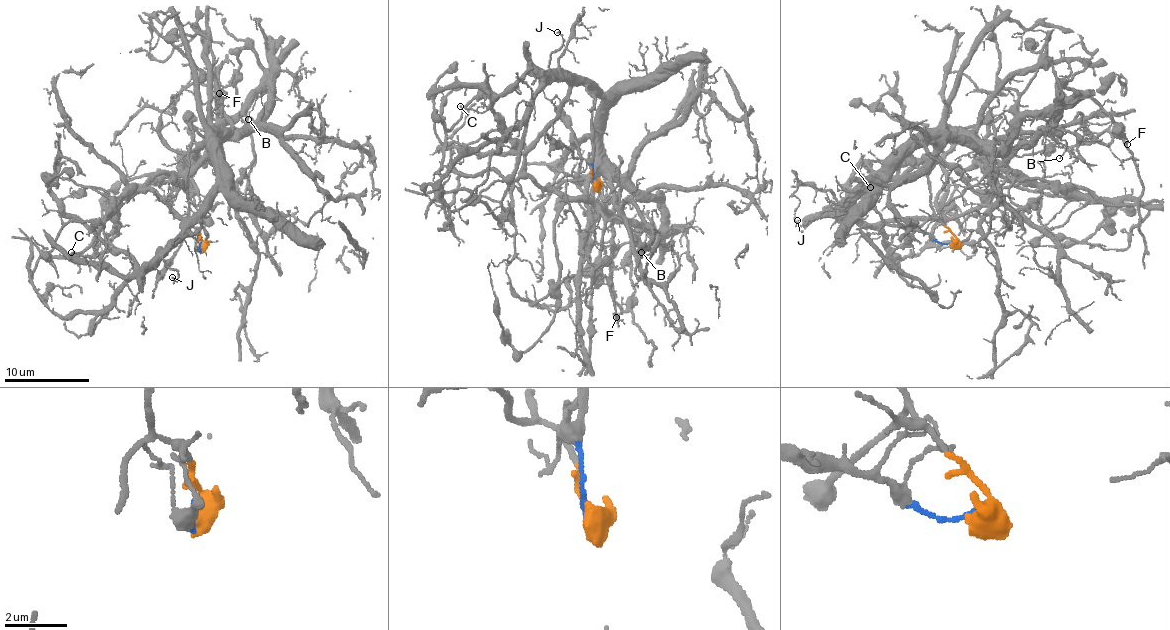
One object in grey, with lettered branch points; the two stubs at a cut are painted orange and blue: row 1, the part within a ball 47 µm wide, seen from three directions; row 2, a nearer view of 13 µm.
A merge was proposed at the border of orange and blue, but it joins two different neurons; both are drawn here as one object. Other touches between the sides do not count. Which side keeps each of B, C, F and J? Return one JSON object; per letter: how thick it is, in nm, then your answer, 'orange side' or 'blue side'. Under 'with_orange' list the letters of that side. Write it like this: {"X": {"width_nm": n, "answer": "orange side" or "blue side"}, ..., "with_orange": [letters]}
{"B": {"width_nm": 100, "answer": "orange side"}, "C": {"width_nm": 90, "answer": "blue side"}, "F": {"width_nm": 130, "answer": "orange side"}, "J": {"width_nm": 150, "answer": "blue side"}, "with_orange": ["B", "F"]}

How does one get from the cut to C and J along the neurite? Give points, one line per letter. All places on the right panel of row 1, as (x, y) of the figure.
C: (953, 241), (938, 242), (915, 229), (891, 227), (865, 187), (839, 219), (855, 217), (875, 201), (870, 187)
J: (953, 241), (938, 242), (915, 229), (891, 227), (865, 189), (800, 226), (798, 220)

